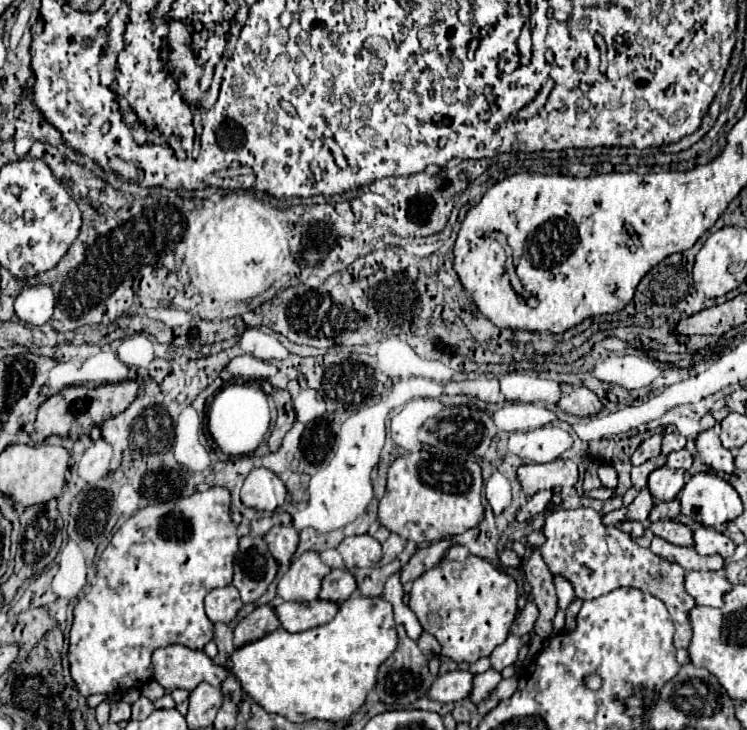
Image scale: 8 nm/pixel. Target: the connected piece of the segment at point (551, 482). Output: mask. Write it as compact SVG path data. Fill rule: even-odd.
M554 460L548 464L524 464L518 468L518 480L532 498L538 490L574 486L578 482L578 466L572 460Z

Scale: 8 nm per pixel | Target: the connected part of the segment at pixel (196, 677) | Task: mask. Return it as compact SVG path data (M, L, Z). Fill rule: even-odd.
M180 644L158 648L152 654L154 680L166 690L194 690L200 682L220 686L226 680L226 670L216 666L204 652L190 650Z

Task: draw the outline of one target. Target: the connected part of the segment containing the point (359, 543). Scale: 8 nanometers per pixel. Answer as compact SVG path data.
M370 534L344 538L340 542L340 546L338 546L338 552L342 554L346 568L368 568L368 566L376 566L378 560L382 558L382 546Z

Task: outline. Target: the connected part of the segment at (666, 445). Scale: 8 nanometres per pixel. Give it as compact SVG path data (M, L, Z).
M666 434L662 442L662 454L670 454L674 450L682 450L686 446L686 438L682 434Z

